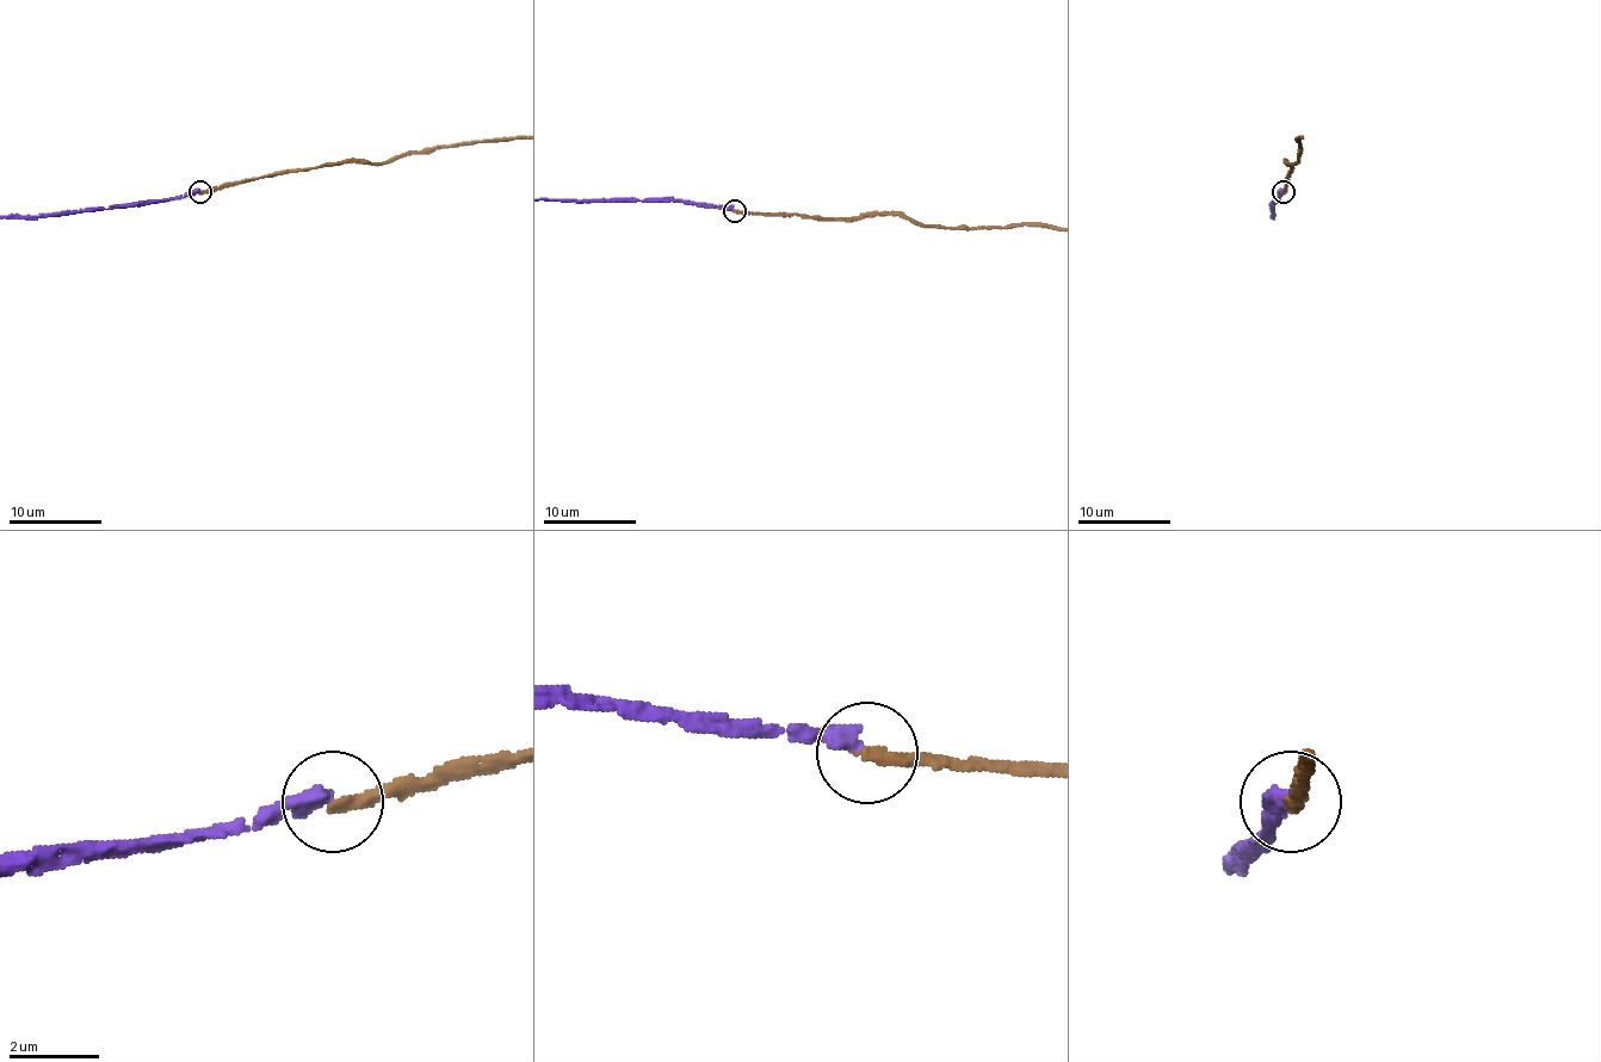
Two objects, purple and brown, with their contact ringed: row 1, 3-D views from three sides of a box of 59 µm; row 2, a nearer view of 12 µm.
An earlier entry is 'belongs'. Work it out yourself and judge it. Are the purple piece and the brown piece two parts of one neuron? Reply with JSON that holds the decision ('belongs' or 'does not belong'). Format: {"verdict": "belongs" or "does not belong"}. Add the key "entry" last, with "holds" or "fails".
{"verdict": "does not belong", "entry": "fails"}

